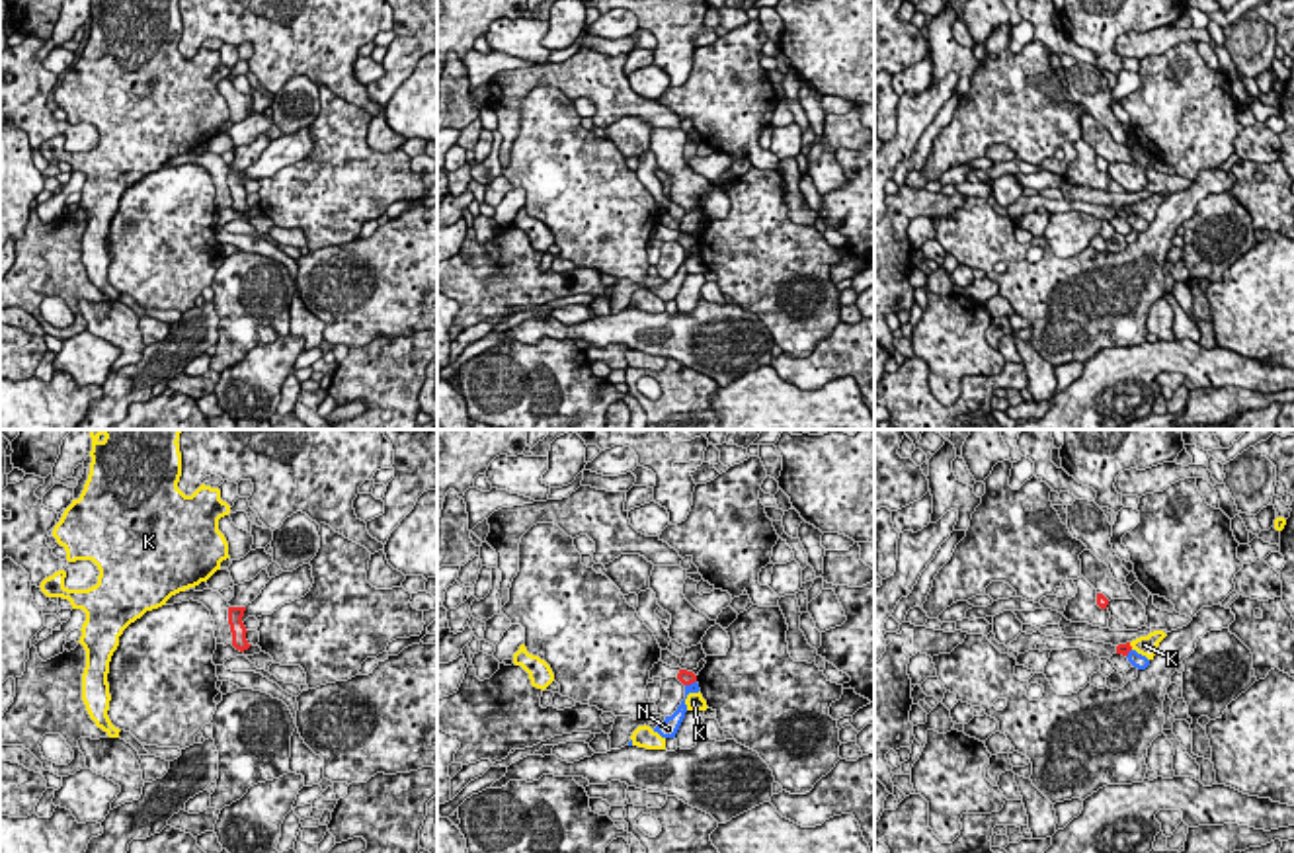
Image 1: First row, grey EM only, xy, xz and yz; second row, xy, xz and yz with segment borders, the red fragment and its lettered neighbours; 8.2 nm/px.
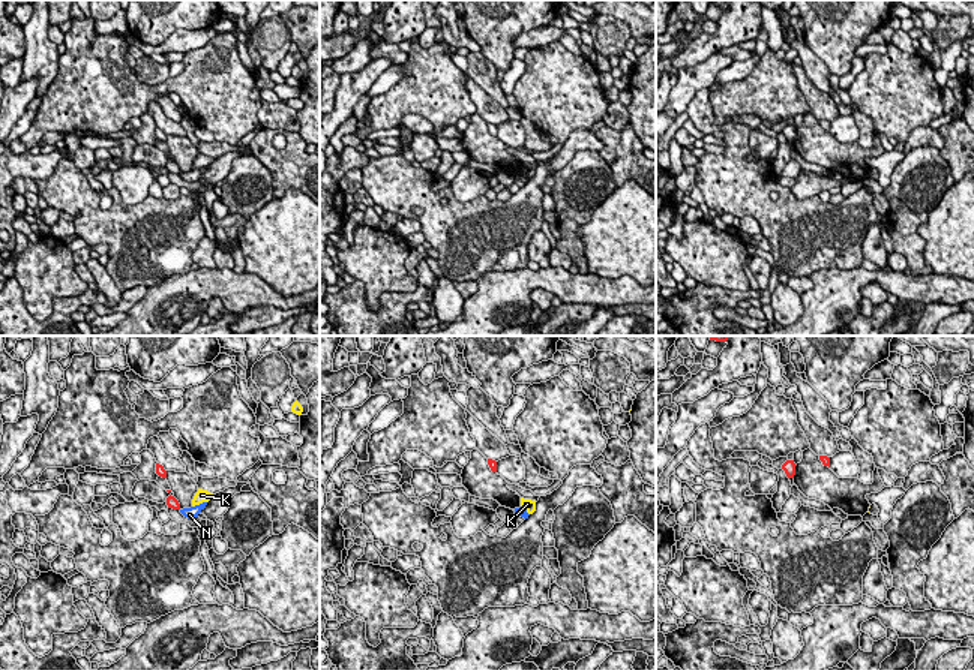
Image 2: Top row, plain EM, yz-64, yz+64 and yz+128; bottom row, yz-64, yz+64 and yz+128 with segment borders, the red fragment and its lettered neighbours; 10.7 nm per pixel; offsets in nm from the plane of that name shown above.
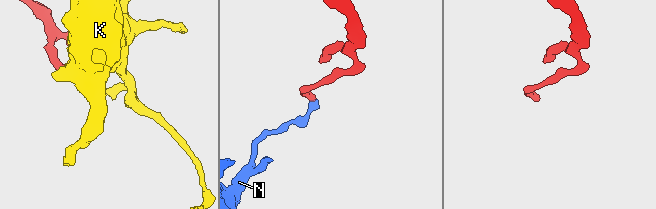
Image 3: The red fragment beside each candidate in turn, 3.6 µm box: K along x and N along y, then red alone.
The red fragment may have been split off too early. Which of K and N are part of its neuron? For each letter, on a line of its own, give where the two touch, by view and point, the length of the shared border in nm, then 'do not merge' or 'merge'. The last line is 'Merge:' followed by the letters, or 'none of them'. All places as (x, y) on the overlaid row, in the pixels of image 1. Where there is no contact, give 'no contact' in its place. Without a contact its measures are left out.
K: meets red in yz at (1131, 647); contact 70 nm long; do not merge
N: meets red in xz at (689, 684); contact 110 nm long; do not merge
Merge: none of them

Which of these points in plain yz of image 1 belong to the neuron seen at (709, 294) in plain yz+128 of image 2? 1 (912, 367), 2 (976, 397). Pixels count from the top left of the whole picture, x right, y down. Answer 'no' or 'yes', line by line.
1: yes
2: yes

